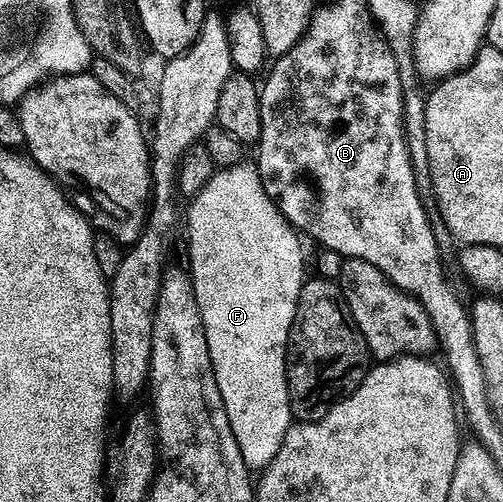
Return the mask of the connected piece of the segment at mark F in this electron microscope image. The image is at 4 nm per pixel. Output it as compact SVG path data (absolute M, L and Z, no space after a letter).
M242 161L233 167L222 167L214 170L213 175L199 189L199 193L188 200L189 203L189 263L187 270L193 276L195 301L199 305L199 313L203 321L203 329L207 337L207 349L211 353L211 365L215 373L215 385L219 385L219 397L223 397L223 409L227 409L227 421L231 421L231 433L235 433L235 441L239 441L239 453L243 453L243 461L250 469L264 469L279 453L279 445L283 445L283 437L294 422L289 408L289 390L285 376L285 346L289 344L289 330L293 327L295 309L299 301L301 287L305 284L307 272L305 262L307 256L299 251L299 237L292 223L271 201L267 189L263 189L263 181L259 177L256 166L252 162Z

